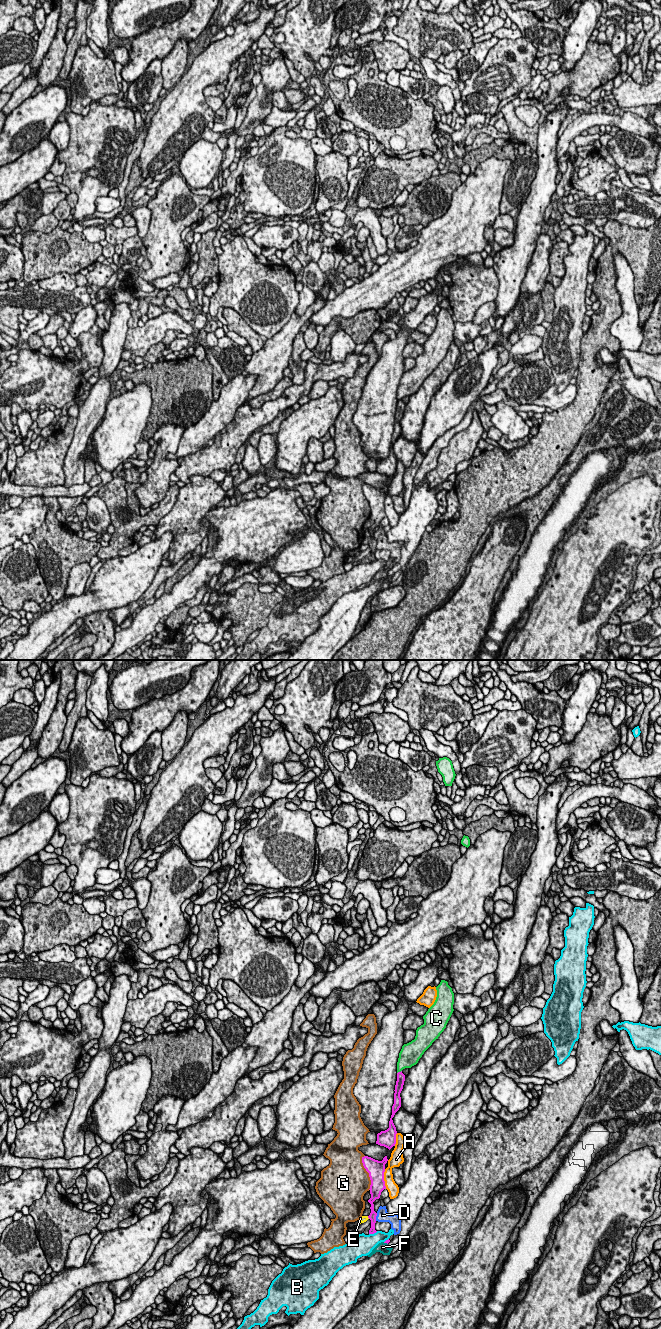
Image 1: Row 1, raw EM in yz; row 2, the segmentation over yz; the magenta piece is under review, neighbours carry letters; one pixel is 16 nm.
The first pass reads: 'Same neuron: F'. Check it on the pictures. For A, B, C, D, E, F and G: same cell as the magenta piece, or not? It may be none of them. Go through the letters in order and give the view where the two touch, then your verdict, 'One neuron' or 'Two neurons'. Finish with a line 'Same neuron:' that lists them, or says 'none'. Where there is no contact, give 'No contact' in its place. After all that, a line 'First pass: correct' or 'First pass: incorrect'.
A: Touches magenta in yz. Two neurons
B: Touches magenta in yz. Two neurons
C: Touches magenta in yz. Two neurons
D: Touches magenta in yz. Two neurons
E: Touches magenta in yz. Two neurons
F: Touches magenta in yz. One neuron
G: Touches magenta in yz. Two neurons
Same neuron: F
First pass: correct

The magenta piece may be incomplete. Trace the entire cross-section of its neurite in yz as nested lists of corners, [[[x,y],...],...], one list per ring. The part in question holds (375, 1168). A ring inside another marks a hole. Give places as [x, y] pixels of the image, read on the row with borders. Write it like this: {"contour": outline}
{"contour": [[[364,1156],[362,1157],[362,1163],[366,1171],[369,1173],[369,1177],[371,1180],[370,1185],[370,1194],[371,1198],[368,1202],[371,1204],[371,1213],[368,1218],[371,1220],[371,1228],[369,1230],[369,1234],[374,1234],[377,1231],[375,1230],[376,1216],[377,1213],[374,1211],[373,1202],[376,1199],[380,1198],[381,1192],[386,1189],[385,1181],[384,1181],[384,1172],[385,1172],[385,1164],[387,1163],[387,1156],[383,1158],[382,1161],[375,1160],[371,1157]]]}

